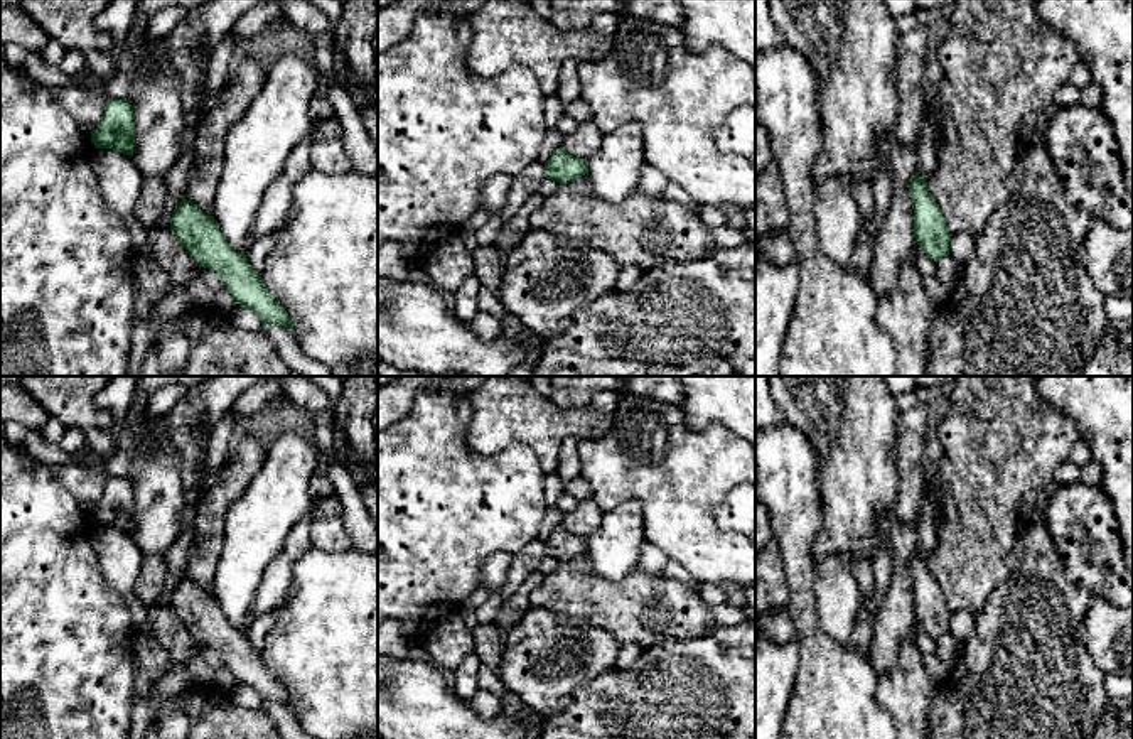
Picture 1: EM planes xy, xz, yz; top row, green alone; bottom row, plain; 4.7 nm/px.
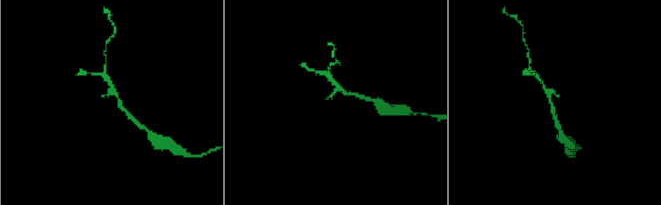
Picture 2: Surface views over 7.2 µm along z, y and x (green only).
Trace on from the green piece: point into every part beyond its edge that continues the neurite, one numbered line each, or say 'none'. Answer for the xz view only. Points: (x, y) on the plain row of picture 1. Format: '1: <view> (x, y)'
none

